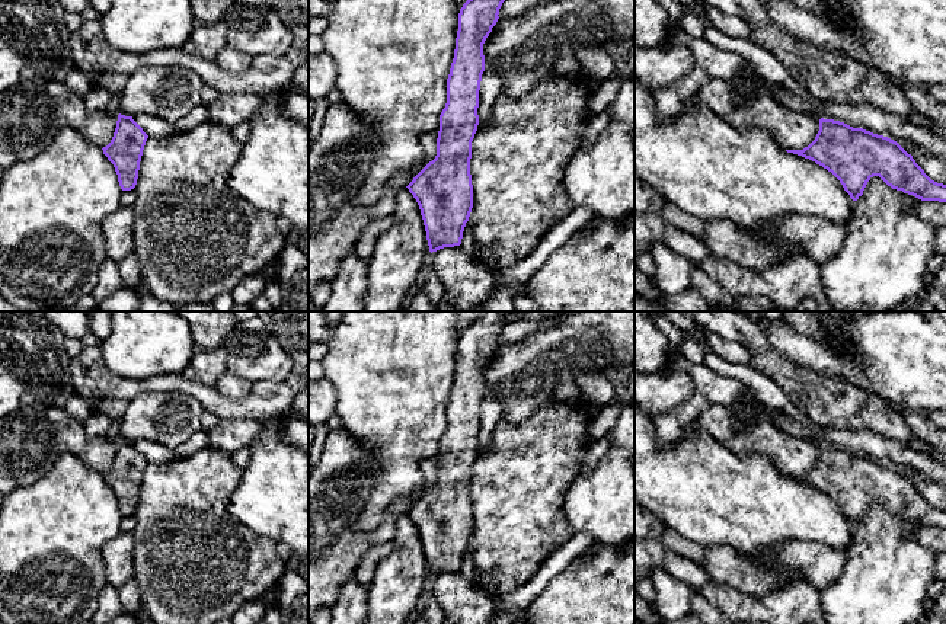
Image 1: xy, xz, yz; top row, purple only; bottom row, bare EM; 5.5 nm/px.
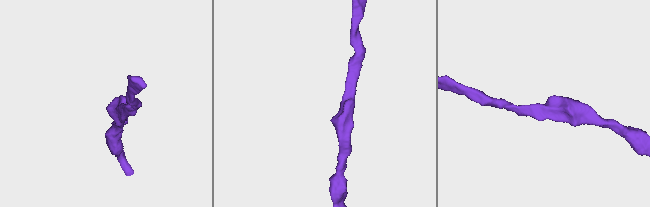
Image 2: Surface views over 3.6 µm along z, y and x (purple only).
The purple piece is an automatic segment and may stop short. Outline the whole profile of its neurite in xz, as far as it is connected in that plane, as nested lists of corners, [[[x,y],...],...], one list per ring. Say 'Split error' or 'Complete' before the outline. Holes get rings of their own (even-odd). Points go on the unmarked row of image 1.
Complete. [[[480,311],[458,339],[447,429],[440,441],[437,481],[406,512],[424,545],[429,577],[461,570],[473,534],[472,467],[479,451],[483,369],[499,345],[508,311]]]

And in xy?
Complete. [[[118,441],[114,463],[102,476],[115,493],[122,516],[131,516],[137,511],[140,487],[147,464],[148,461],[132,442]]]

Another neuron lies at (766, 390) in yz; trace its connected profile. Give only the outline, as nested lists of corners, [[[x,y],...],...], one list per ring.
[[[704,346],[704,364],[715,372],[741,381],[747,388],[750,388],[755,397],[771,409],[784,412],[789,417],[802,423],[803,426],[821,431],[806,413],[803,413],[783,391],[783,388],[776,384],[770,377],[755,371],[754,368],[744,364],[728,362],[722,356],[712,352]]]

